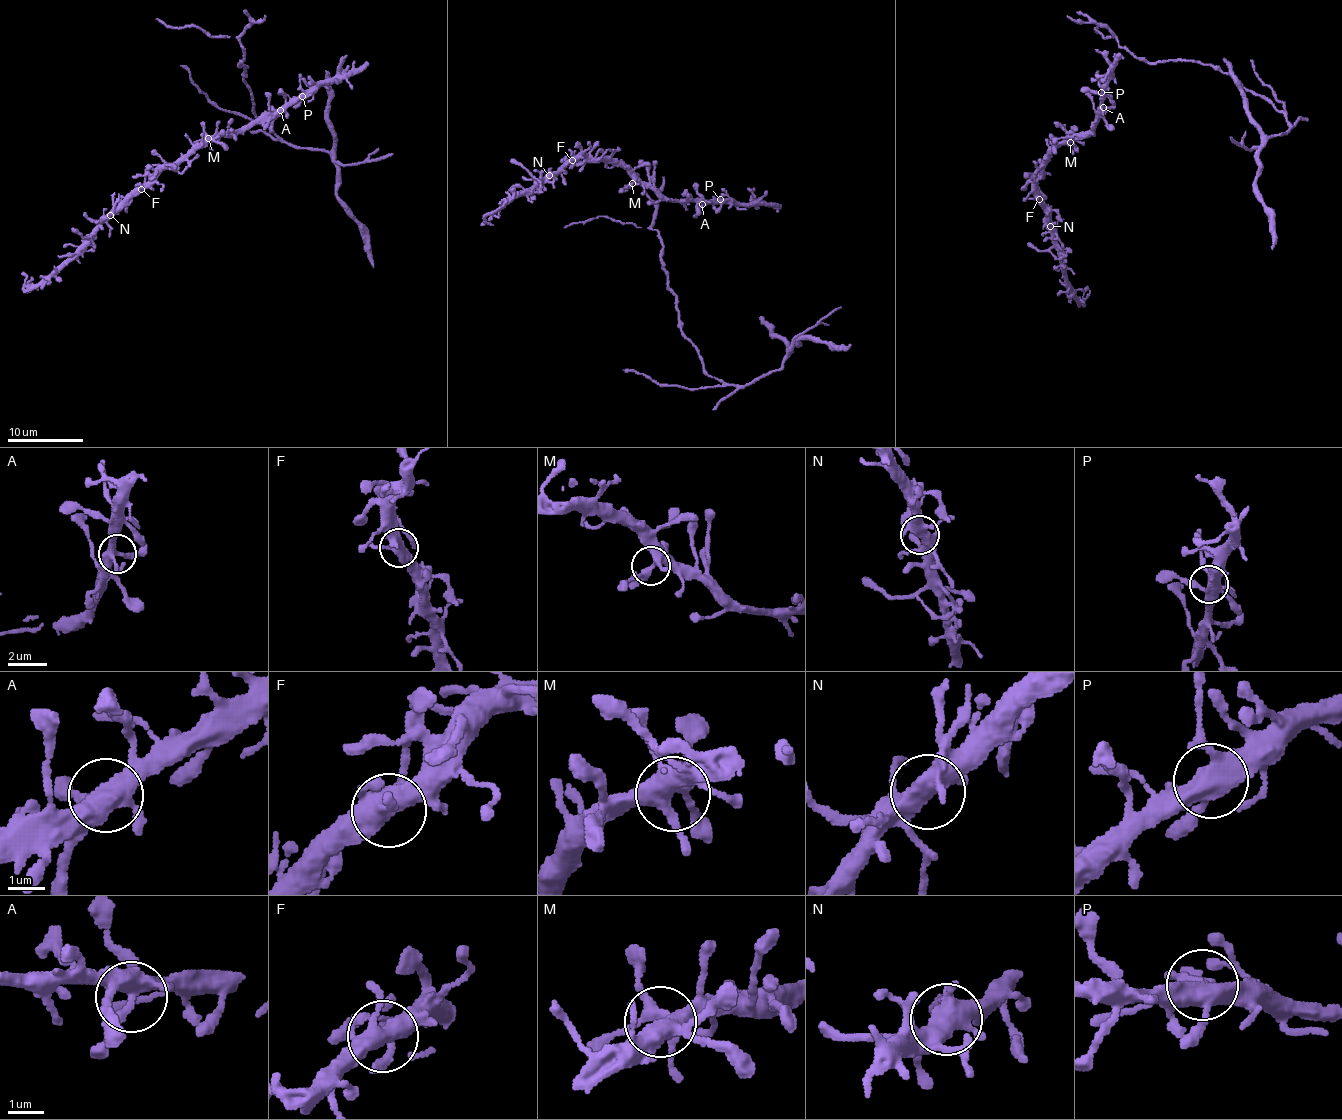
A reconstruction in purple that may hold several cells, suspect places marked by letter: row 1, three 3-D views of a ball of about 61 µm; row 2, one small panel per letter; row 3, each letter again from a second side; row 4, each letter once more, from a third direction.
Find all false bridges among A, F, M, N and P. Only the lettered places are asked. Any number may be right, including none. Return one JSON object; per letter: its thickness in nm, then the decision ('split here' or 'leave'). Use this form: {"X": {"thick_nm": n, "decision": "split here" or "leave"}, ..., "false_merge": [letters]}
{"A": {"thick_nm": 440, "decision": "leave"}, "F": {"thick_nm": 440, "decision": "leave"}, "M": {"thick_nm": 360, "decision": "leave"}, "N": {"thick_nm": 480, "decision": "split here"}, "P": {"thick_nm": 480, "decision": "leave"}, "false_merge": ["N"]}

